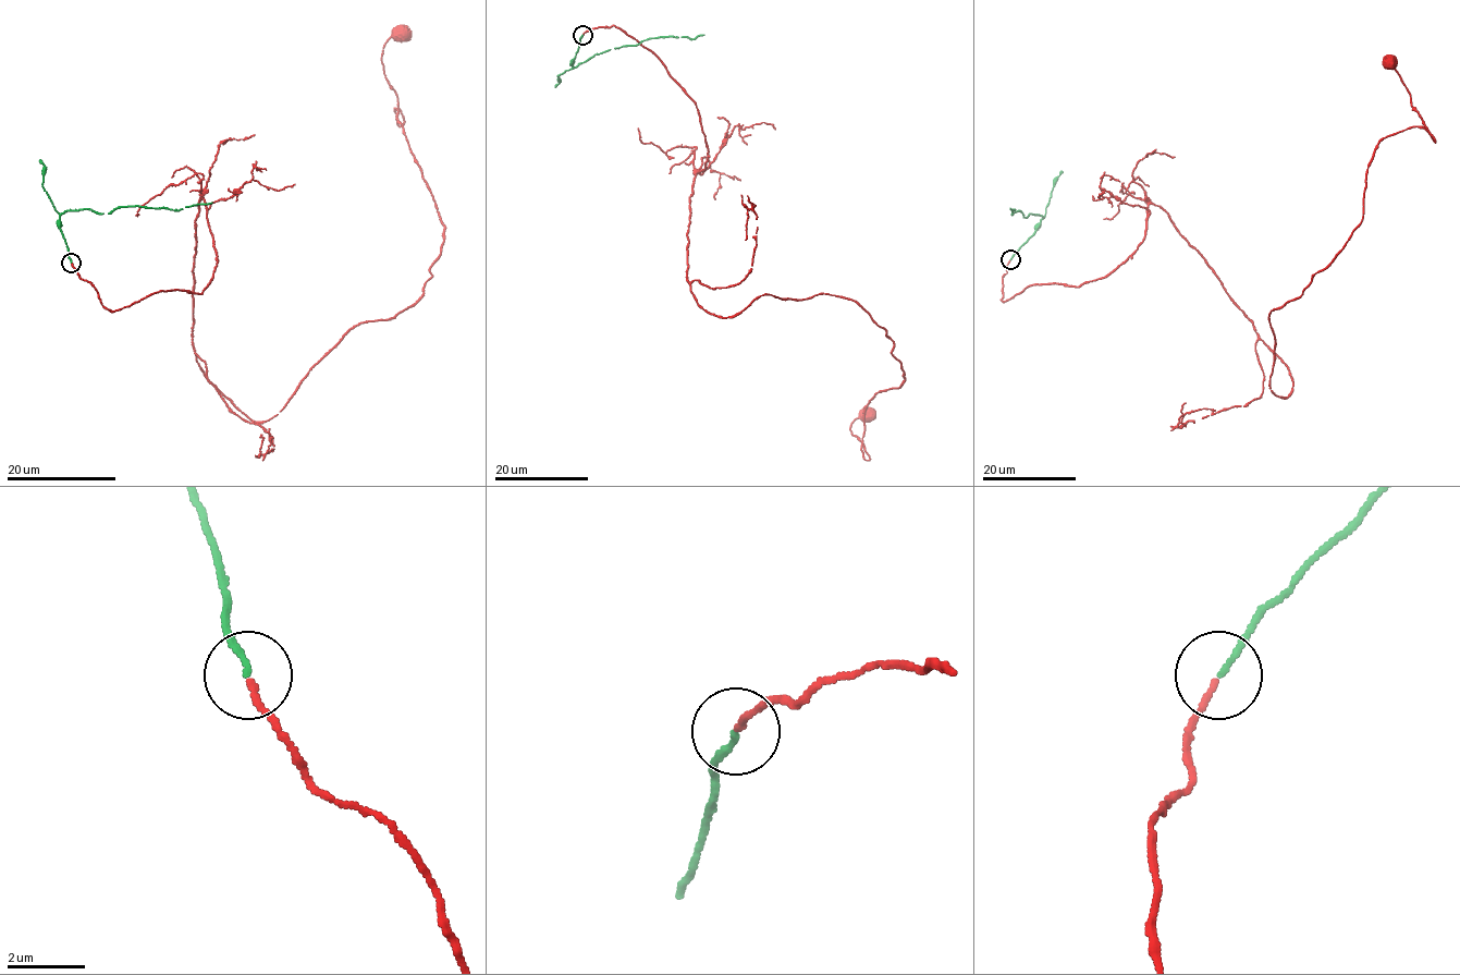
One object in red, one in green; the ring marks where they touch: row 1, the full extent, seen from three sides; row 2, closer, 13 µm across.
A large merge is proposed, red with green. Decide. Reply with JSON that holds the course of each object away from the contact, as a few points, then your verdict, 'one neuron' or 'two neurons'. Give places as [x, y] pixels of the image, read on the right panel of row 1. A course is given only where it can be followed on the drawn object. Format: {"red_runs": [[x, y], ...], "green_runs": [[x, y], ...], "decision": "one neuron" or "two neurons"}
{"red_runs": [[1010, 260], [1003, 302], [1106, 277], [1155, 204], [1287, 397], [1268, 315], [1376, 144], [1435, 142], [1388, 63]], "green_runs": [[1010, 259], [1035, 231], [1042, 217], [1029, 214], [1025, 217], [1021, 211], [1011, 215], [1014, 209], [1010, 207]], "decision": "one neuron"}

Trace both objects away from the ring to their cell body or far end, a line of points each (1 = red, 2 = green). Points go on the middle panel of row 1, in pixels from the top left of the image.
1: (583, 35), (621, 27), (698, 109), (697, 303), (849, 297), (905, 380), (863, 413), (866, 460), (866, 413)
2: (583, 35), (574, 60), (576, 66), (596, 53), (650, 38), (703, 35)

